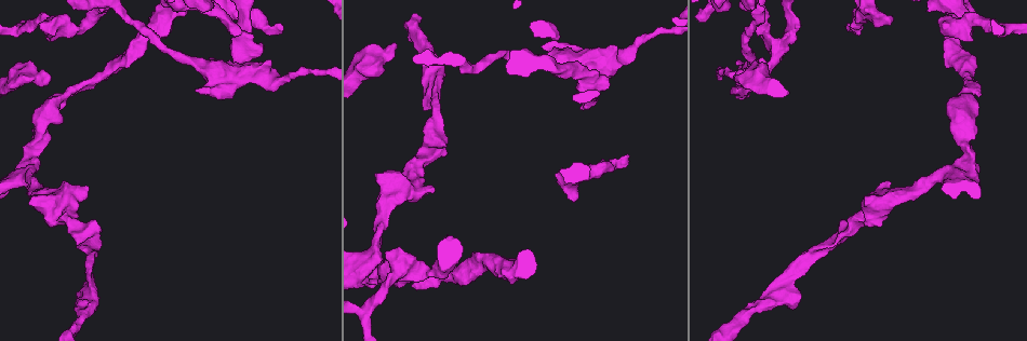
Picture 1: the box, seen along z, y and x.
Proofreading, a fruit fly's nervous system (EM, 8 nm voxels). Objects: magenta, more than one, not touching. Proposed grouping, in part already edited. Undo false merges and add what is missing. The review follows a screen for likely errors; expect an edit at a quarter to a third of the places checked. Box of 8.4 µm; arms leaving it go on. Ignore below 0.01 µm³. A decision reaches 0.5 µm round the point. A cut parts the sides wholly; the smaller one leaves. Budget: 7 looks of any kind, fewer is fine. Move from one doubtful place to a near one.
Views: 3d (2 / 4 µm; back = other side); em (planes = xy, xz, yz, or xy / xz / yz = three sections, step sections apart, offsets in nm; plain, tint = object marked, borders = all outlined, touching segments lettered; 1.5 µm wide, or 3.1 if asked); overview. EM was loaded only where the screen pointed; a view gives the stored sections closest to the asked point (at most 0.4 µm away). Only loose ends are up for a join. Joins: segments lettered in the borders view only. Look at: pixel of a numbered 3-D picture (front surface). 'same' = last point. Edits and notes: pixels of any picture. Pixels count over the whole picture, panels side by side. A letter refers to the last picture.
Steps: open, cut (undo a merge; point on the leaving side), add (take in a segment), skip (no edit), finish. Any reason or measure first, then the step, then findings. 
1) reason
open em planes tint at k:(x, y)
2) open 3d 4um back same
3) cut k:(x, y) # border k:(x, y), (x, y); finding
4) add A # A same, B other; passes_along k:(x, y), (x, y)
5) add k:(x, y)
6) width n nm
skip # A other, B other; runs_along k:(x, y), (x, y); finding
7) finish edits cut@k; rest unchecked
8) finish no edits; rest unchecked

open 3d 2um at 1:(281, 32)

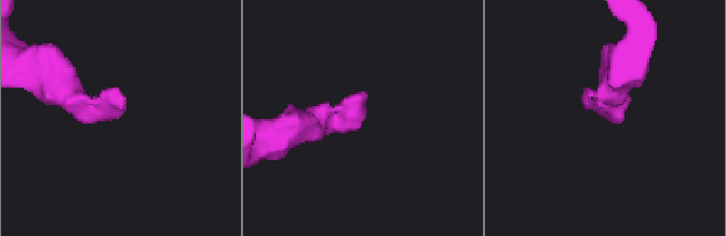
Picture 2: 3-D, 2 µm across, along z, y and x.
open em xz step 8 borders at 2:(124, 109)

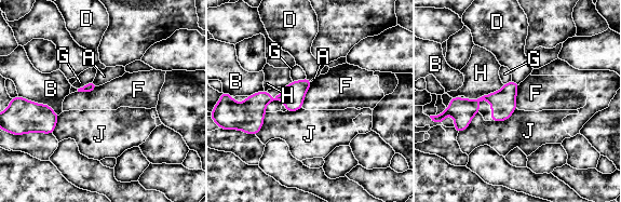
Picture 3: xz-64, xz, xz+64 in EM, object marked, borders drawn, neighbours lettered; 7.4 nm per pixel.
another direction
open em planes borders same

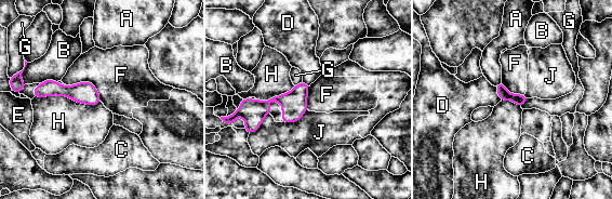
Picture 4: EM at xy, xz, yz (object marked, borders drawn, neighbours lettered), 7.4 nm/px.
skip # A other, B other, C other, D other, E other, F other, G other, H other, J other; no lettered segment goes on from it

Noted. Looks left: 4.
thick end
open 3d 4um at 1:(88, 188)

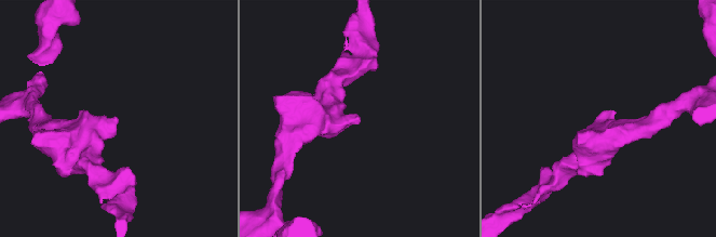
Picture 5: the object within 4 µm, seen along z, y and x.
open em planes borders at 5:(117, 117)

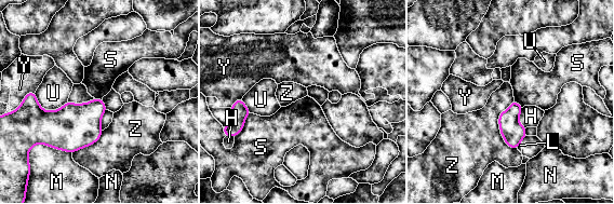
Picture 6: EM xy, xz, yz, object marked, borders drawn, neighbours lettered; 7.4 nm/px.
skip # H other, L other, M other, N other, S other, U other, Y other, Z other; no lettered segment goes on from it

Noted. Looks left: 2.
finish no edits; rest unchecked

